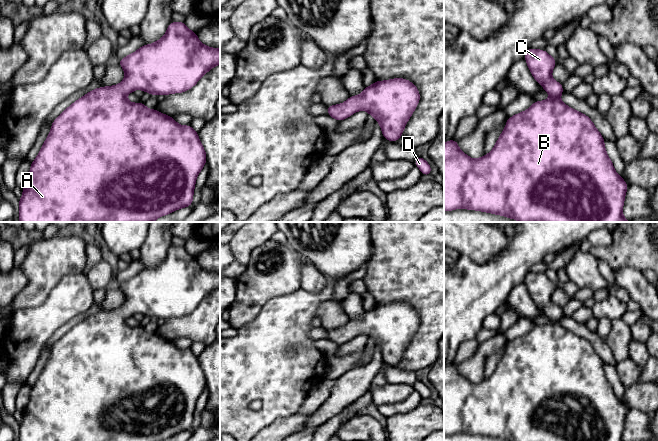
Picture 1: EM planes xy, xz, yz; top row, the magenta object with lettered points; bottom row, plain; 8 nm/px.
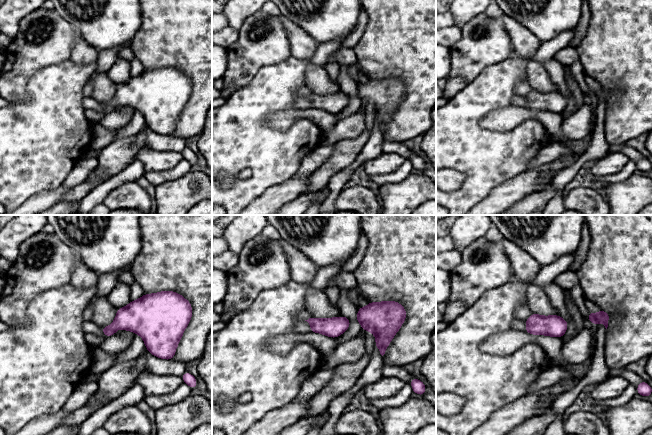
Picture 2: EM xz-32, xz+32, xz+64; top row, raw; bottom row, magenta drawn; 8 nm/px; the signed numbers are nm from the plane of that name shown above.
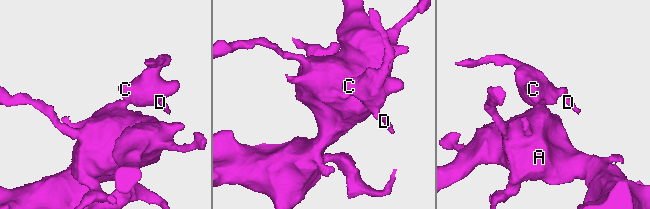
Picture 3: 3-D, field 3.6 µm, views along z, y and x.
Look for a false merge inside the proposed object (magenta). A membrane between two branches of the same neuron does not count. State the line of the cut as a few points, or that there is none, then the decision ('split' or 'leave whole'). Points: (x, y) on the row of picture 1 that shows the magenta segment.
no cut; leave whole

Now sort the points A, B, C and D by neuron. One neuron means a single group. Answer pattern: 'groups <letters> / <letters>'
groups A B C D

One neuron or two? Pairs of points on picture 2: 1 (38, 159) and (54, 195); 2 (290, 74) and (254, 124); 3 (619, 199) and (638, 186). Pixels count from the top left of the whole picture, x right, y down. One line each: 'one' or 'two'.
1: two
2: one
3: one

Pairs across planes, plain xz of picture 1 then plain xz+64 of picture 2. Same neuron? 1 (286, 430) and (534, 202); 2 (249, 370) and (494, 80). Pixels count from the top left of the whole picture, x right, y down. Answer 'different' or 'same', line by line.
1: same
2: same

